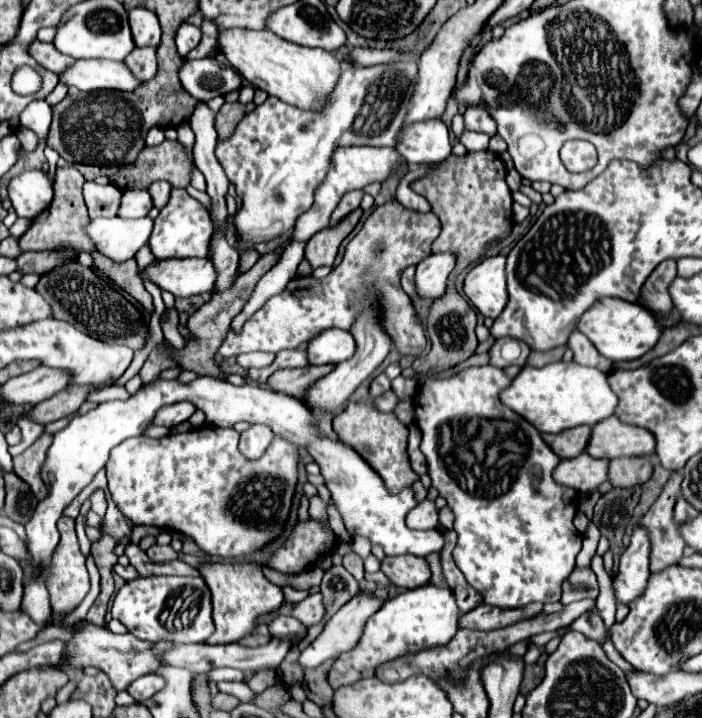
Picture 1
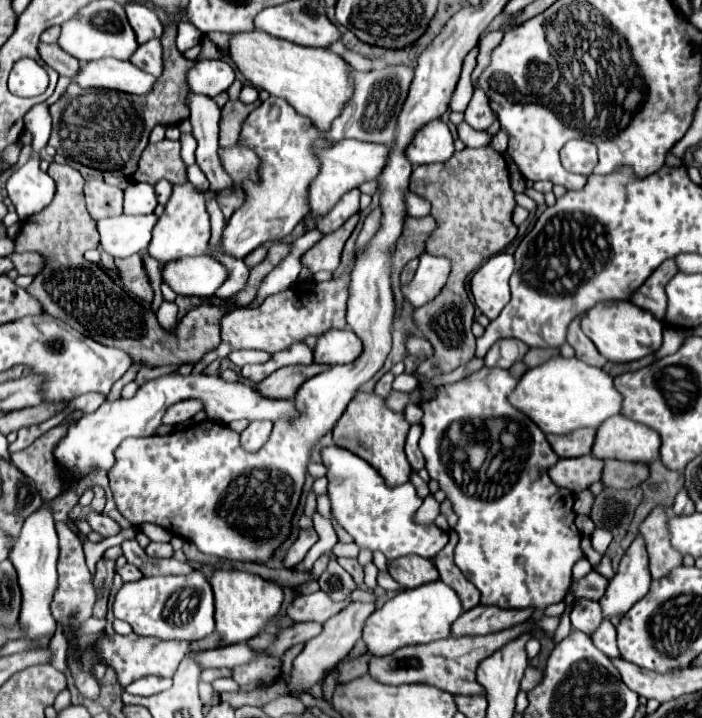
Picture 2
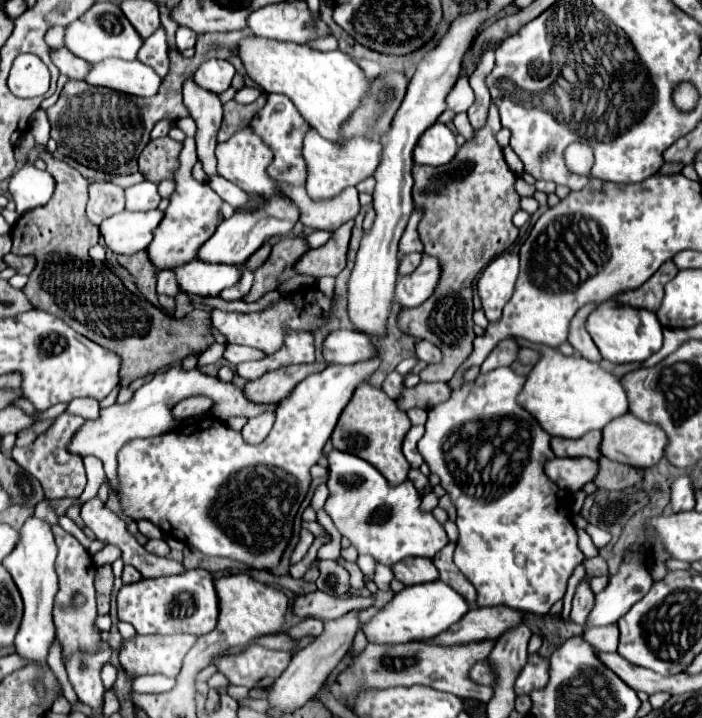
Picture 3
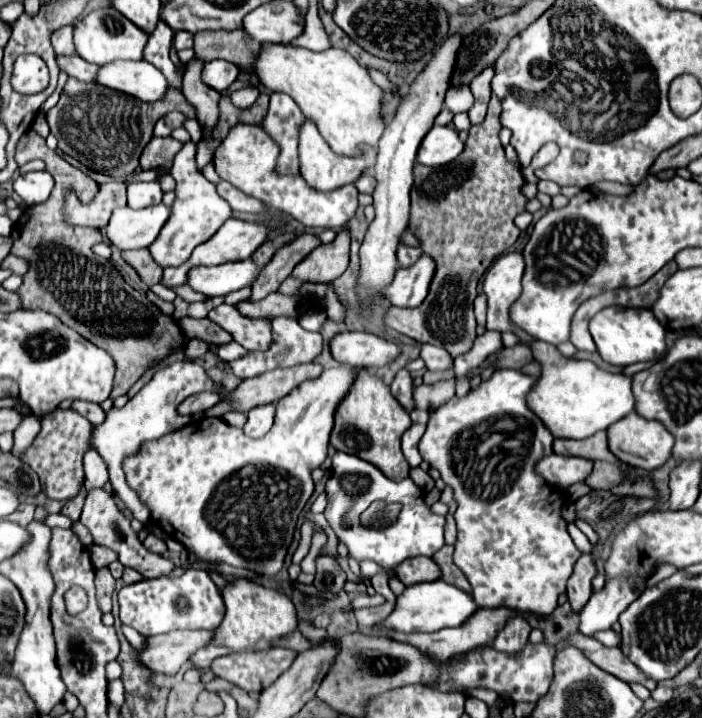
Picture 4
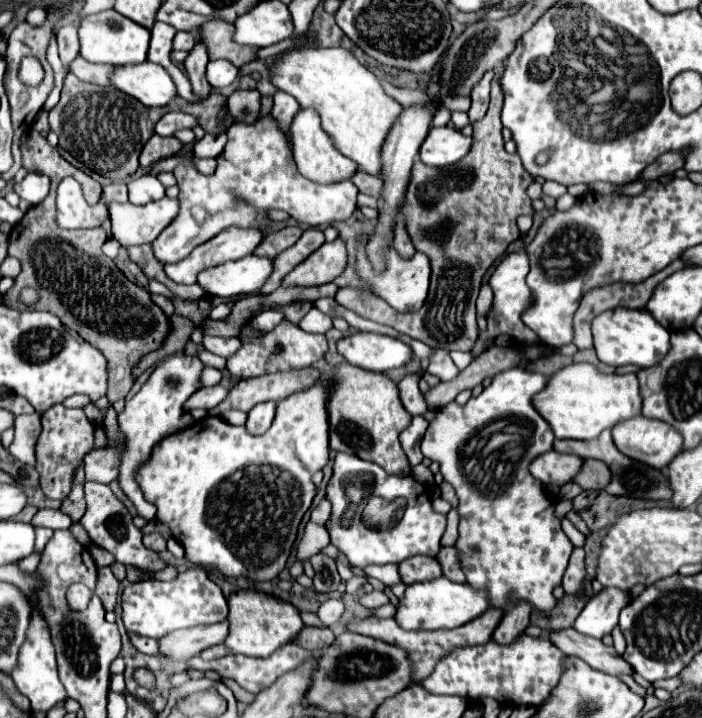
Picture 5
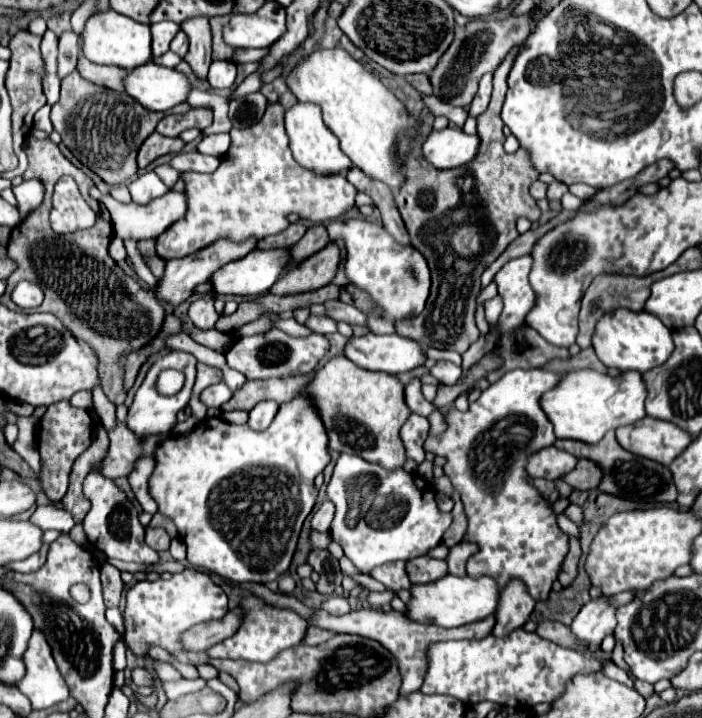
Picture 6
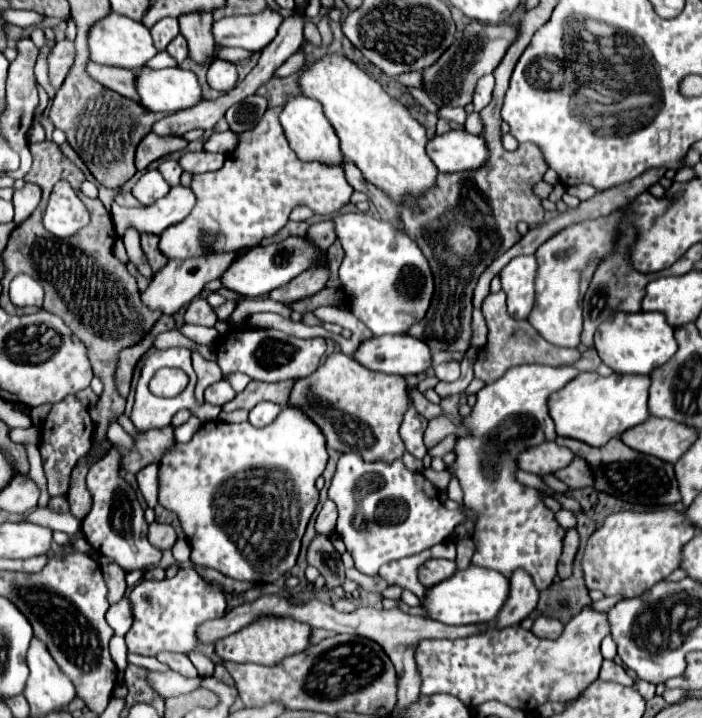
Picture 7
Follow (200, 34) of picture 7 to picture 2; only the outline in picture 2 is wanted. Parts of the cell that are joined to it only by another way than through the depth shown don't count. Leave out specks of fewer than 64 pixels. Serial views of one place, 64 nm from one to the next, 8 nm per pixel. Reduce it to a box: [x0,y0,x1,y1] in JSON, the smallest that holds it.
[190,94,232,196]

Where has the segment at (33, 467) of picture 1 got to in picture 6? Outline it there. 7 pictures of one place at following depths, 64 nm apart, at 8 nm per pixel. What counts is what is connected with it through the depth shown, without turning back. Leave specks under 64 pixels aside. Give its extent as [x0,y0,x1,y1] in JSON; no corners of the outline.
[38,400,92,502]

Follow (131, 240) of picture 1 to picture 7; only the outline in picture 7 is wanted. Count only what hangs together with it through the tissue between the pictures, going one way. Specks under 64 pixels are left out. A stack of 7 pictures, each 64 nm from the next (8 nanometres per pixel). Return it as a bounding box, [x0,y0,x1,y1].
[112,186,196,236]

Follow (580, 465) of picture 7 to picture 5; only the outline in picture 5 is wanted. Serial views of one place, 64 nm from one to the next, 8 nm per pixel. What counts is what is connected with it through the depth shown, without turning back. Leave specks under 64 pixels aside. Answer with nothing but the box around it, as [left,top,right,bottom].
[574,460,612,490]

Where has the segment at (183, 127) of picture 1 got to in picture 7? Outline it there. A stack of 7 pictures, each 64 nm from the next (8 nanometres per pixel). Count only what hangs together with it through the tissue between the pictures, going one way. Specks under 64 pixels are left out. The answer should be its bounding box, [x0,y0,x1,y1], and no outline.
[158,106,354,258]

